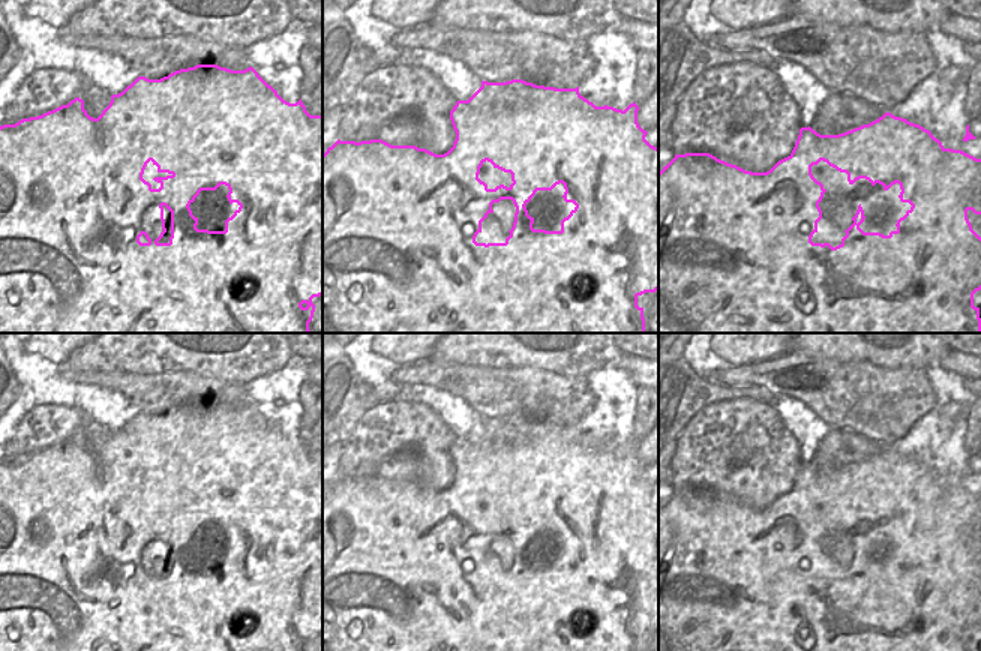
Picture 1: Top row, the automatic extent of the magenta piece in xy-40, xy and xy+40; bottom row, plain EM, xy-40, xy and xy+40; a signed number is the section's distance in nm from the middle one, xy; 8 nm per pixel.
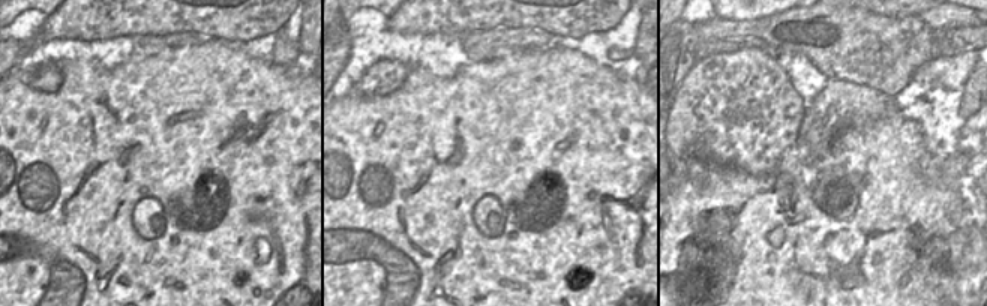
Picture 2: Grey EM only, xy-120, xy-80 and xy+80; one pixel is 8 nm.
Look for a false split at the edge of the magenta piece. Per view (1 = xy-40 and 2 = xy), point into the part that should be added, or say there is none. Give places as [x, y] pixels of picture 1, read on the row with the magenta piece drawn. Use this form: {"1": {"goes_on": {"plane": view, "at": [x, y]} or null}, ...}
{"1": {"goes_on": null}, "2": {"goes_on": null}}

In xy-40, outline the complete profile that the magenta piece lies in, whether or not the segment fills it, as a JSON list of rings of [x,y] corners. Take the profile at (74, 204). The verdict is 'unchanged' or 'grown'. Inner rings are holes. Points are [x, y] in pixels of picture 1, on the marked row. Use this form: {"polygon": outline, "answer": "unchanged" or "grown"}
{"polygon": [[[196,64],[180,69],[160,80],[138,76],[122,93],[112,94],[110,105],[98,118],[93,118],[84,110],[84,100],[75,98],[68,105],[62,105],[38,117],[22,118],[15,124],[0,126],[0,333],[312,333],[309,322],[314,318],[314,297],[322,296],[322,116],[310,116],[302,99],[296,104],[284,100],[278,92],[268,86],[258,72],[250,66],[244,70],[231,70],[218,64]],[[148,162],[158,166],[158,172],[166,172],[166,177],[154,177],[160,184],[153,189],[142,178]],[[225,184],[230,204],[237,202],[240,207],[225,220],[224,231],[198,230],[198,218],[192,214],[190,204],[201,190],[216,190]],[[164,208],[171,212],[171,237],[168,243],[159,240],[166,232]]], "answer": "unchanged"}

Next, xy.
{"polygon": [[[524,80],[482,81],[482,87],[468,100],[458,100],[450,111],[456,140],[444,154],[416,146],[392,146],[382,140],[338,140],[322,154],[322,333],[646,333],[638,297],[658,290],[658,148],[645,140],[648,132],[639,126],[638,111],[634,102],[624,111],[596,106],[579,93],[579,87],[555,88]],[[486,160],[510,172],[513,183],[489,189],[478,178]],[[560,183],[566,189],[564,201],[576,207],[561,220],[560,231],[534,230],[534,218],[525,206],[537,190],[552,190]],[[501,200],[512,200],[516,207],[510,236],[504,243],[477,243],[482,222],[494,213],[492,204]]], "answer": "unchanged"}

